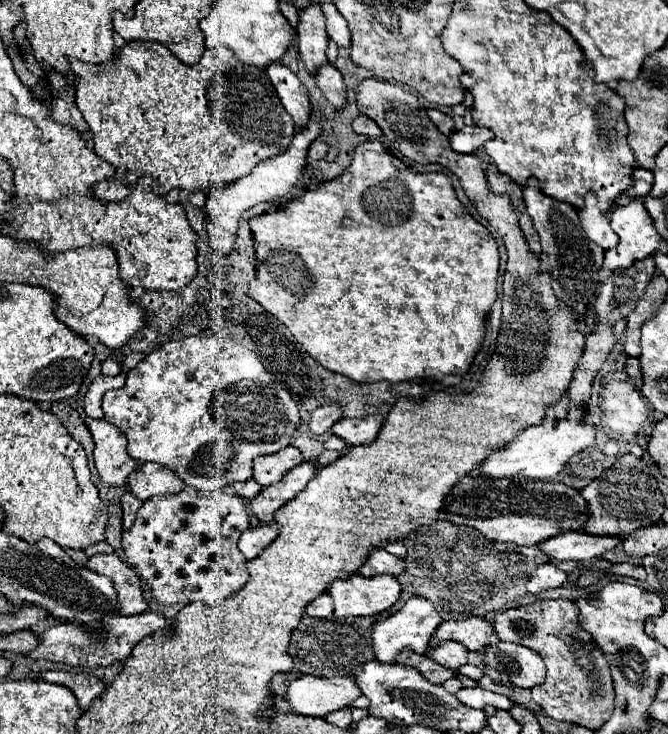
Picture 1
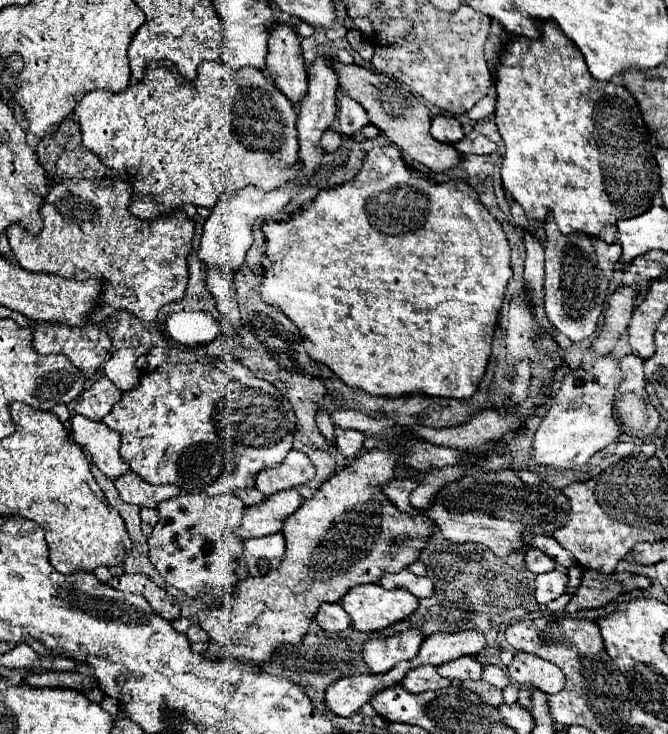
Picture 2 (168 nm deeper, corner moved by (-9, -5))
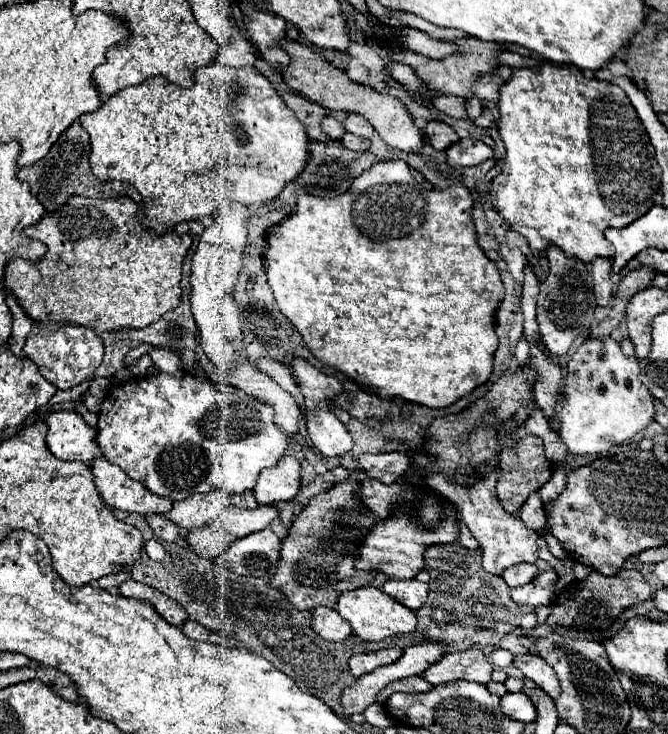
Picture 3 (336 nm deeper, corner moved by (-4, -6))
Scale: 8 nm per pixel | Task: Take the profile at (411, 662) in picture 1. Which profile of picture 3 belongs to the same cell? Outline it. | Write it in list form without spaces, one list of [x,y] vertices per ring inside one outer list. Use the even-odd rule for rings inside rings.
[[[412,675],[412,677],[406,677],[406,679],[398,679],[394,683],[390,683],[388,687],[384,687],[380,693],[378,693],[378,703],[384,703],[392,693],[426,693],[430,691],[432,685],[426,683],[426,679],[422,675]]]

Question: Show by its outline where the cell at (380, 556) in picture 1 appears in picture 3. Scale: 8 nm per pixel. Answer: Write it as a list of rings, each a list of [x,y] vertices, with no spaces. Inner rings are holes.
[[[388,579],[382,585],[382,591],[410,607],[412,611],[420,609],[428,597],[428,583],[420,583],[416,579]]]

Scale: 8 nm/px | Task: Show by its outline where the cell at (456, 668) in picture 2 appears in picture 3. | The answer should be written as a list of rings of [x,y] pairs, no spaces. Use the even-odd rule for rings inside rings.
[[[466,649],[466,651],[454,651],[440,659],[440,663],[434,663],[428,667],[422,677],[432,685],[444,685],[456,679],[474,681],[480,685],[486,685],[490,681],[492,665],[486,659],[486,655],[478,649]]]

